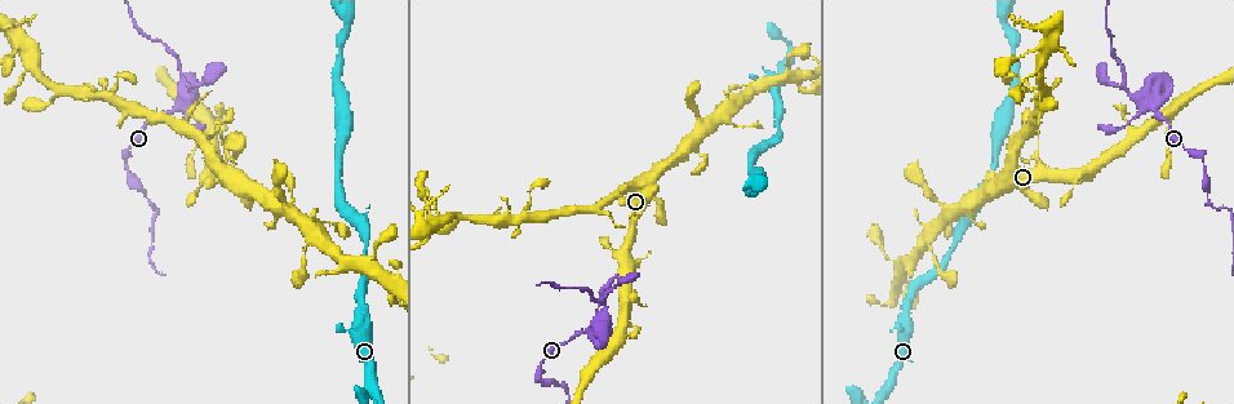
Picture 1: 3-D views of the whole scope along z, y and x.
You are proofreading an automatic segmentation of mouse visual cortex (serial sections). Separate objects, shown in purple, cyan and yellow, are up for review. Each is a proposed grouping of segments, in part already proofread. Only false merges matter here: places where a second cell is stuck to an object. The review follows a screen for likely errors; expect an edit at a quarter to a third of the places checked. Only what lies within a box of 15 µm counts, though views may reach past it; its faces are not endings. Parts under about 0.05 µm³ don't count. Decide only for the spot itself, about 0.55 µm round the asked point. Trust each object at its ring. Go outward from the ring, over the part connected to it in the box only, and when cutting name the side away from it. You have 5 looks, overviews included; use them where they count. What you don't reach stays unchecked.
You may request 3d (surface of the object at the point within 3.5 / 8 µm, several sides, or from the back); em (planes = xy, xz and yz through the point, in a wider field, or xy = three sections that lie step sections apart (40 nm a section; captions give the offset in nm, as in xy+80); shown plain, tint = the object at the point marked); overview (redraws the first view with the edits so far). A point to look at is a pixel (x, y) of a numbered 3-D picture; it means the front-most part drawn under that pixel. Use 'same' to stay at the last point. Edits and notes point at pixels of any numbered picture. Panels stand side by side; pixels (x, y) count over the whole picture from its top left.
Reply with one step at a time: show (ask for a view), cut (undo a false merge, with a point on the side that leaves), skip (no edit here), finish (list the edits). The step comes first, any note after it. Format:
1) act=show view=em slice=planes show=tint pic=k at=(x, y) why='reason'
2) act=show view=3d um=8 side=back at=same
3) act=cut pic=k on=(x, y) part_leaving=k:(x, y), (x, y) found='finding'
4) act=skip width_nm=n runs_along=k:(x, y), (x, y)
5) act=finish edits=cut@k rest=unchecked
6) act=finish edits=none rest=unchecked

act=show view=3d um=3.5 pic=1 at=(188, 88) why='a fork'

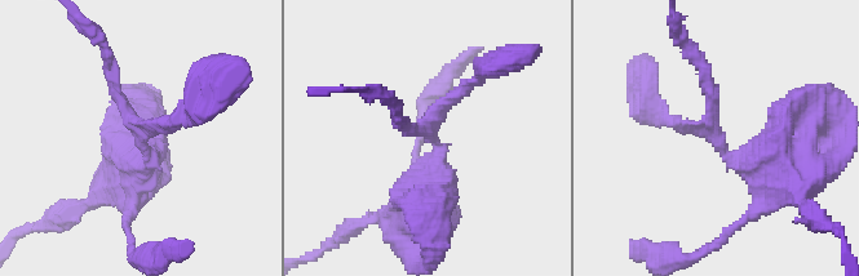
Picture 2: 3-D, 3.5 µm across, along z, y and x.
act=show view=em slice=xy step=5 show=tint pic=2 at=(429, 129) arms=3 arm_widths_nm=150,150,450

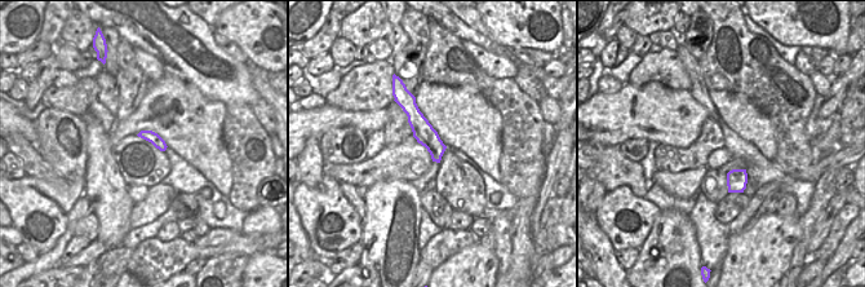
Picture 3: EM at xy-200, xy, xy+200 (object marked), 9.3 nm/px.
act=skip runs_along=2:(421, 190), (437, 114), (485, 71) found='continuous, no second cell'

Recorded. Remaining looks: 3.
act=show view=3d um=8 pic=1 at=(559, 386) why='narrows sharply'

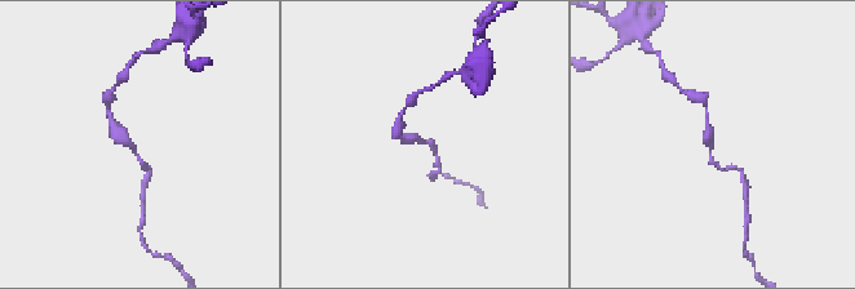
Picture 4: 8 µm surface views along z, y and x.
act=show view=3d um=3.5 pic=4 at=(711, 155)

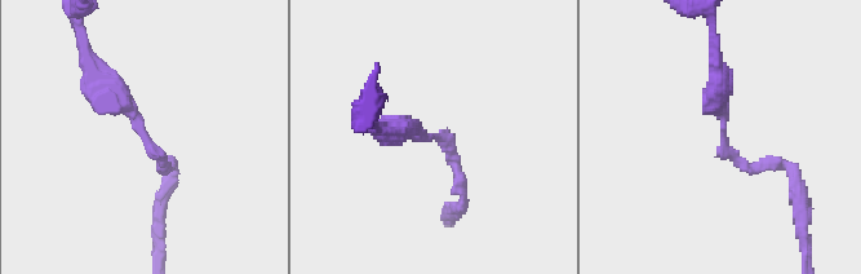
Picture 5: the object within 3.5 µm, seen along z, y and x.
act=skip runs_along=5:(88, 61), (163, 168), (171, 163) found='continuous, no second cell'

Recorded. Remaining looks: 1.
act=finish edits=none rest=unchecked

